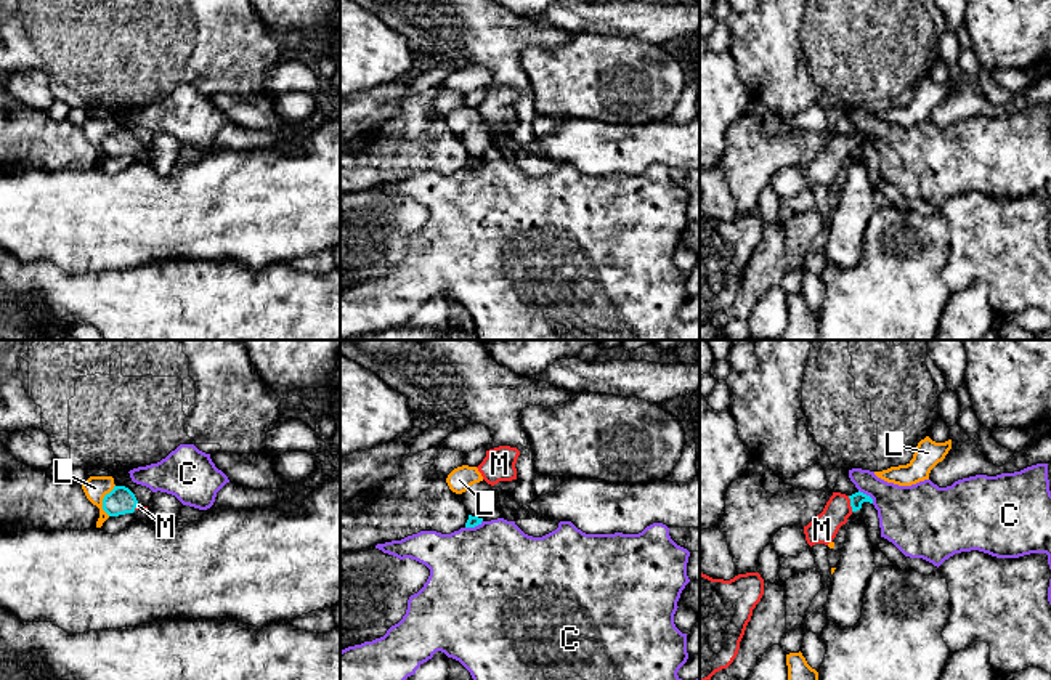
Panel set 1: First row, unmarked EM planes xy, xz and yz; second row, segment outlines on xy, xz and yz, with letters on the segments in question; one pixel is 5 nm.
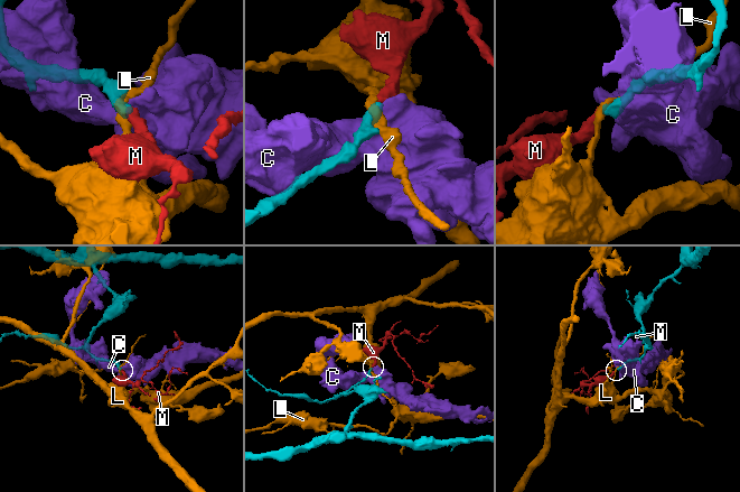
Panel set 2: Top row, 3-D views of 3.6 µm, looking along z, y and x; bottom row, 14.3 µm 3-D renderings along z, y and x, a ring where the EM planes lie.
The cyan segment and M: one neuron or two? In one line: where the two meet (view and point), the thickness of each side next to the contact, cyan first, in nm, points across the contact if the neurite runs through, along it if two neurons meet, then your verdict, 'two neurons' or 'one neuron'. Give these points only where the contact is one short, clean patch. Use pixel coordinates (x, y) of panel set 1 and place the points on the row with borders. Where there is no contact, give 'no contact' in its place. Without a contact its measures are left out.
meets cyan in yz at (851, 504); 70 nm thick on the cyan side, 140 nm on the other; runs through yz (857, 499), (851, 504), (822, 530); one neuron

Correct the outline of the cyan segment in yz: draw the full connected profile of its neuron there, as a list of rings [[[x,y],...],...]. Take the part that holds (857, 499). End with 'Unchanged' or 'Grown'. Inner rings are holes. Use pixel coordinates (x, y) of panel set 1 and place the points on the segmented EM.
[[[860,491],[852,496],[833,492],[823,512],[804,526],[807,544],[812,547],[833,542],[839,528],[847,523],[854,512],[862,508],[863,502],[873,504],[873,499]]]. Grown

